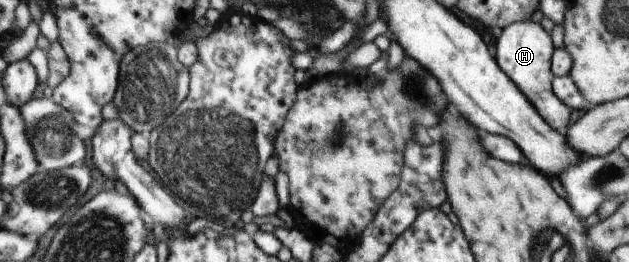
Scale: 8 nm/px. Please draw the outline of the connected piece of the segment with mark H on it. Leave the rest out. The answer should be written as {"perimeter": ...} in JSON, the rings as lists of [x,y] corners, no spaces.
{"perimeter":[[[517,21],[496,32],[492,49],[495,52],[494,60],[498,68],[516,86],[516,89],[525,97],[525,100],[536,110],[542,121],[560,135],[566,133],[570,108],[551,90],[550,59],[554,48],[550,44],[548,32],[538,24],[528,21]]]}

